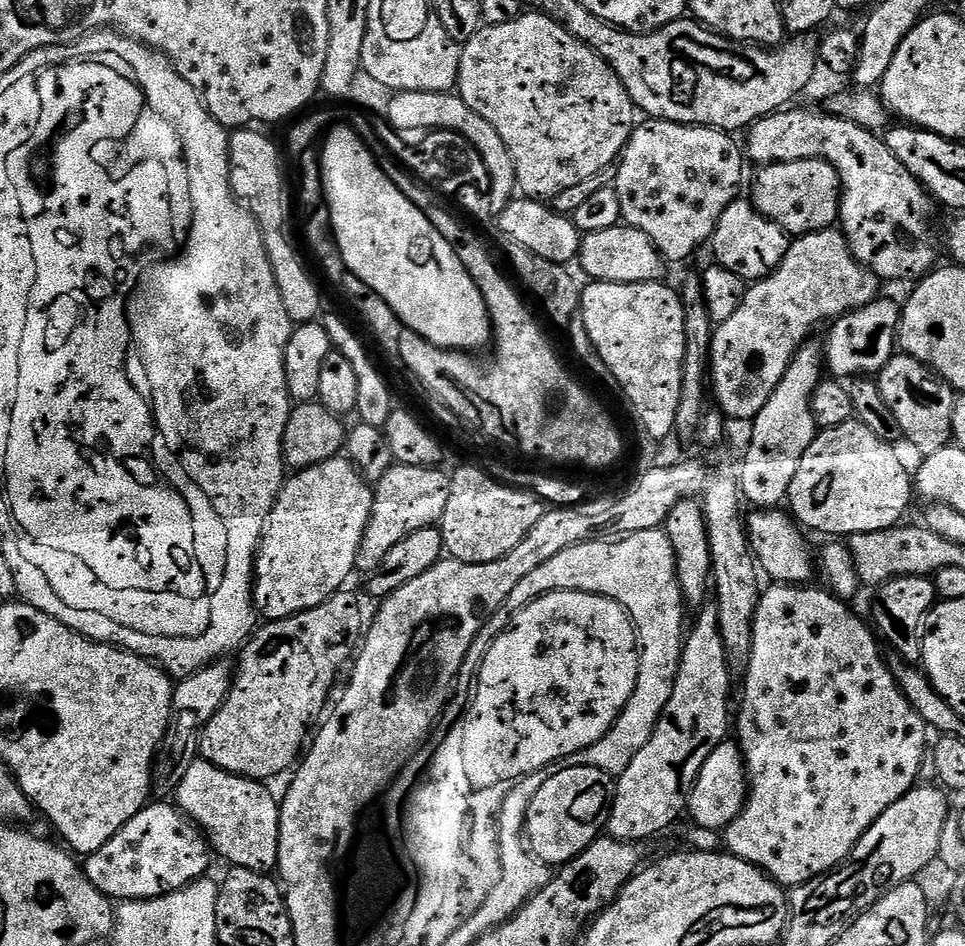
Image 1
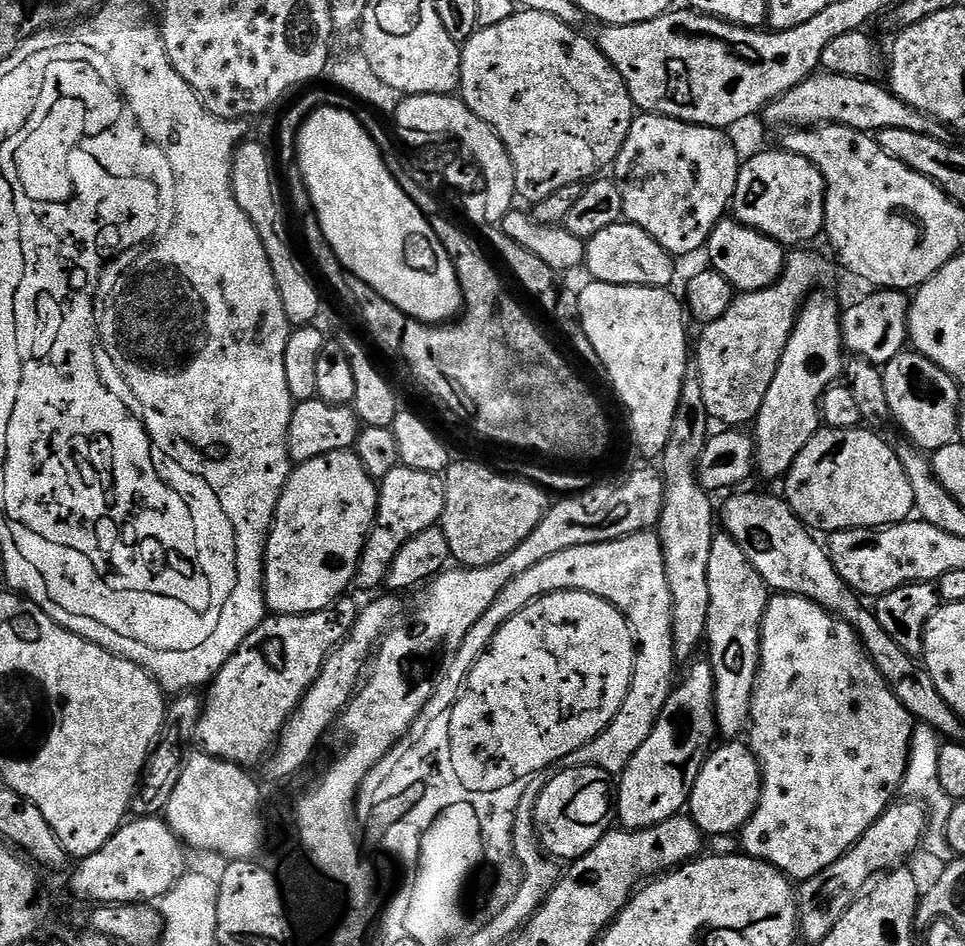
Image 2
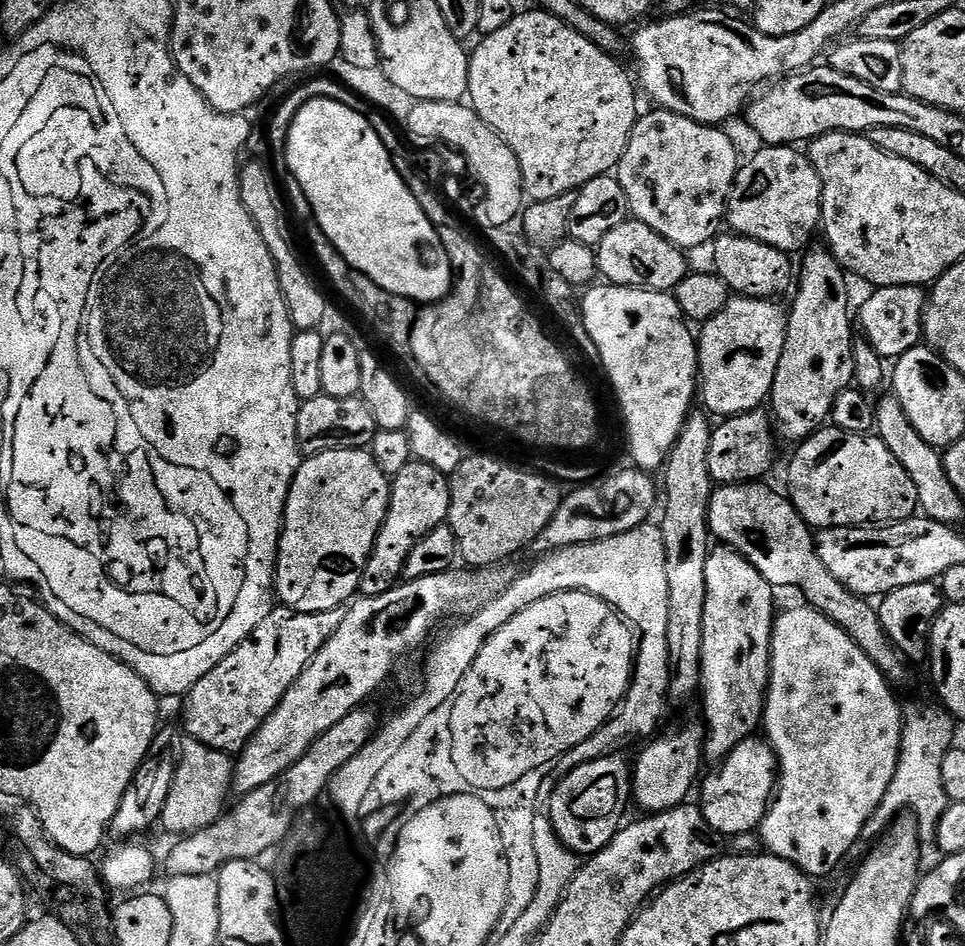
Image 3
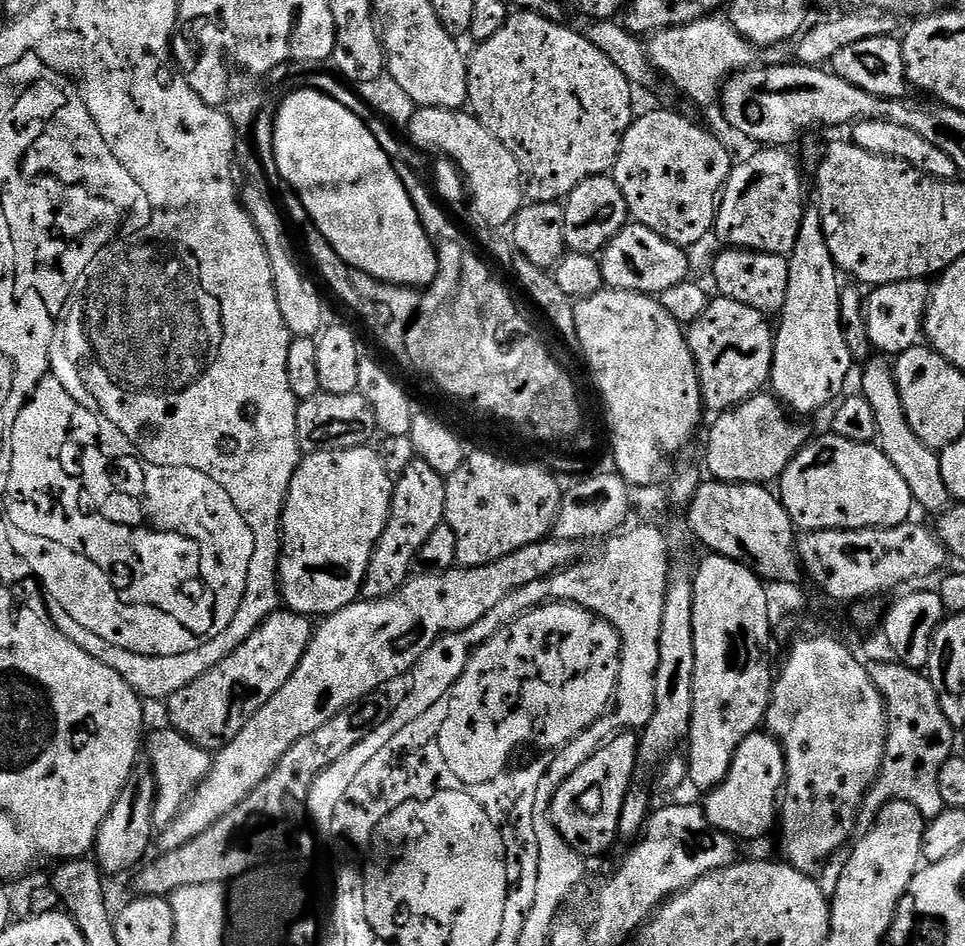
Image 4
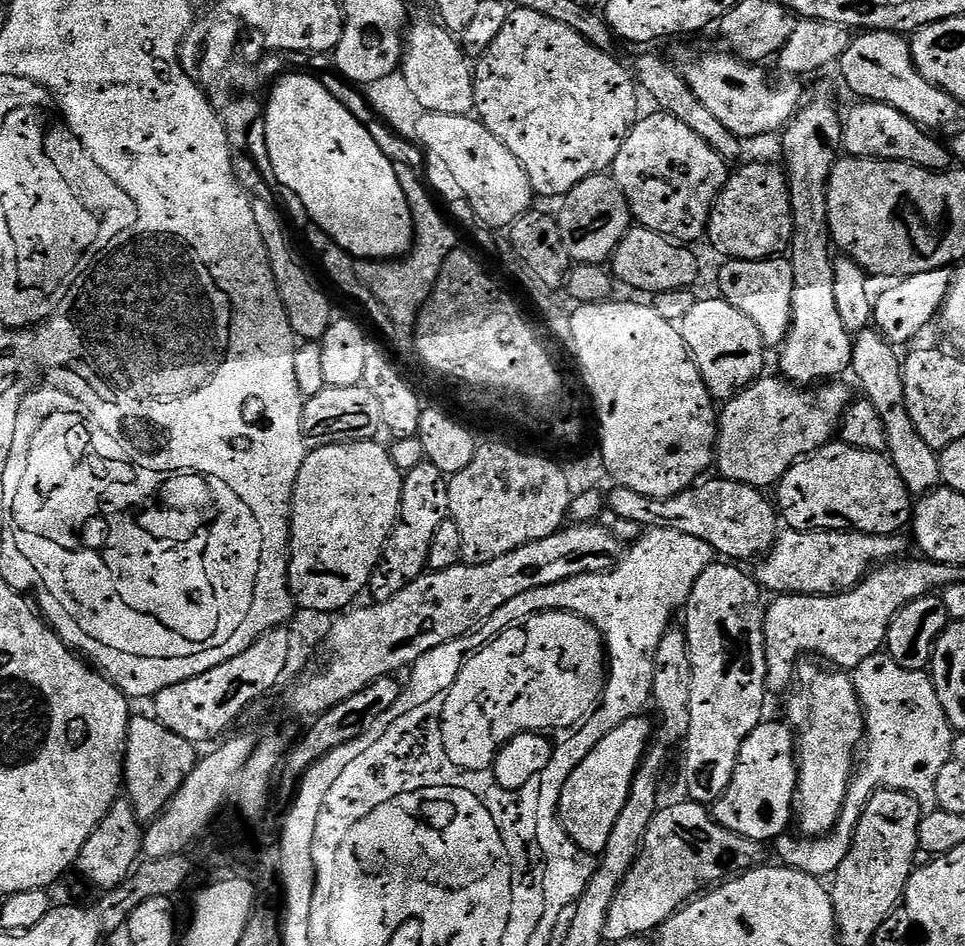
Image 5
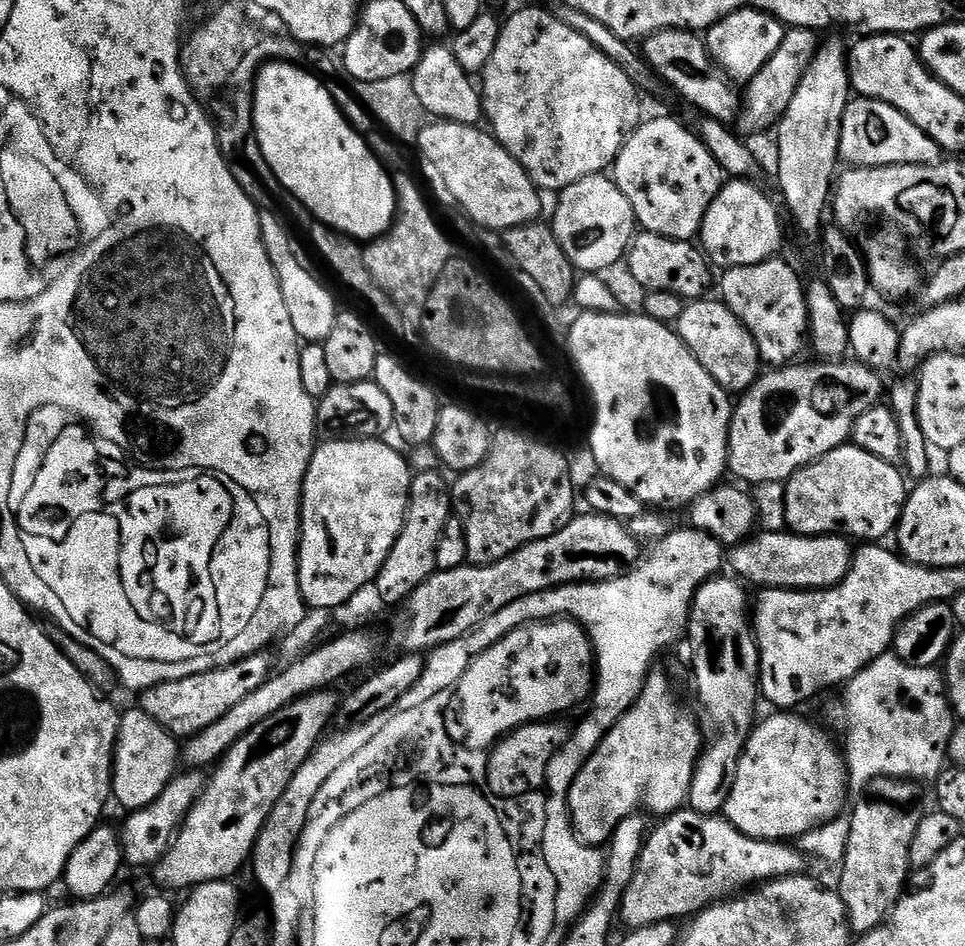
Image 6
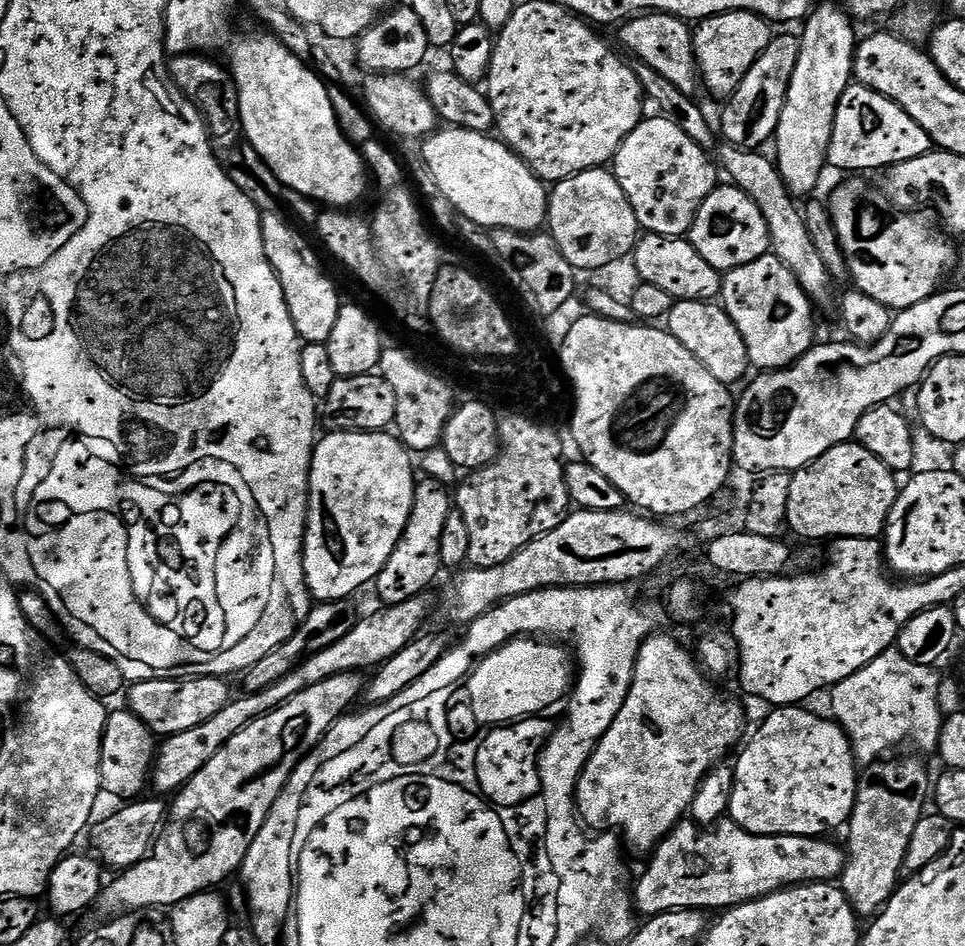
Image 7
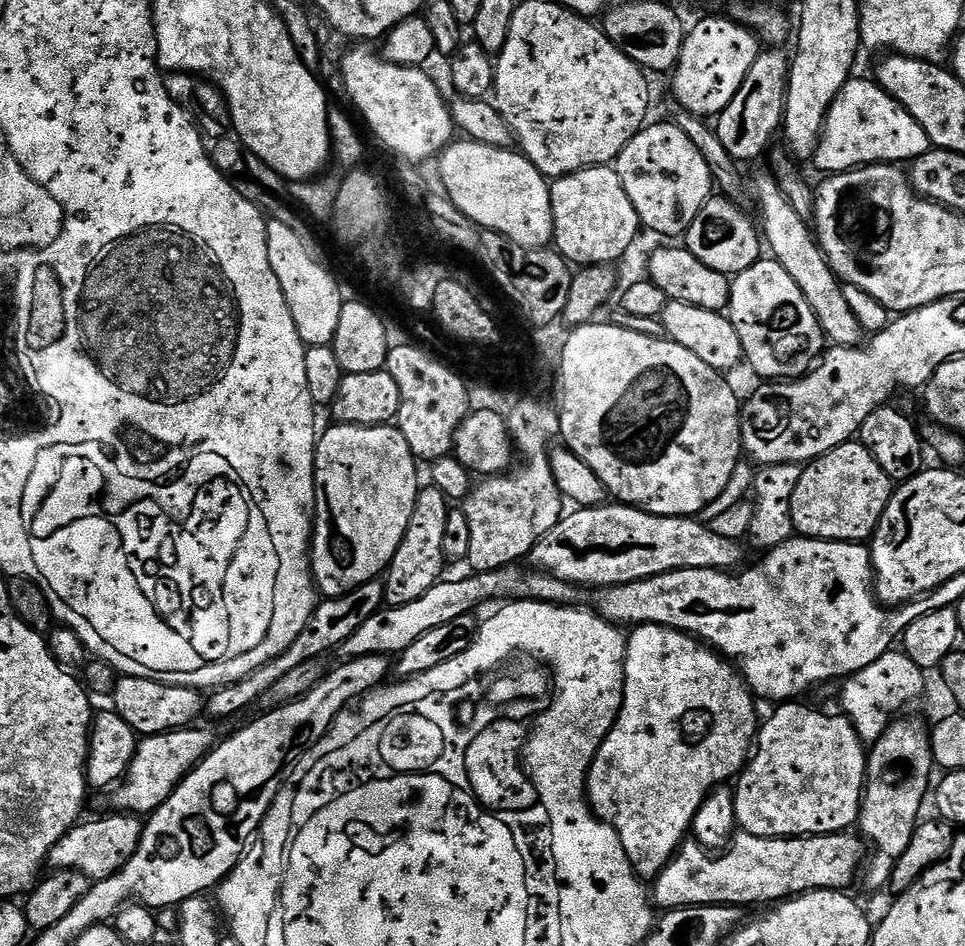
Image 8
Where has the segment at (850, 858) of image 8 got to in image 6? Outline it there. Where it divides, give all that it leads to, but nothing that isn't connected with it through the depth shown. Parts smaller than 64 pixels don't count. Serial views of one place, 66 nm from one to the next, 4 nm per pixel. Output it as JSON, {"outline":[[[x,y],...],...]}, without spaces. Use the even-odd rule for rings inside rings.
{"outline":[[[691,810],[671,813],[651,829],[634,878],[624,892],[618,913],[624,919],[625,929],[635,930],[651,924],[679,921],[679,916],[691,918],[703,912],[709,904],[727,901],[753,886],[779,880],[781,876],[798,876],[805,871],[806,856],[803,851],[792,848],[791,843],[778,840],[755,840],[742,834],[723,815],[703,816]]]}

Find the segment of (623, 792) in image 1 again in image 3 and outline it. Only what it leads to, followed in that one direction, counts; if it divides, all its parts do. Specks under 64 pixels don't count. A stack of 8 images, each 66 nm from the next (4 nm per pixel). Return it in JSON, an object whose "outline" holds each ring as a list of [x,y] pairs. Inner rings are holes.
{"outline":[[[703,723],[680,724],[669,732],[663,732],[643,745],[644,753],[637,758],[636,768],[634,764],[634,771],[630,776],[632,796],[644,814],[655,814],[681,807],[687,801],[684,799],[687,798],[692,783],[694,788],[701,775],[700,764],[702,765],[704,757]],[[696,775],[698,775],[697,780]]]}

